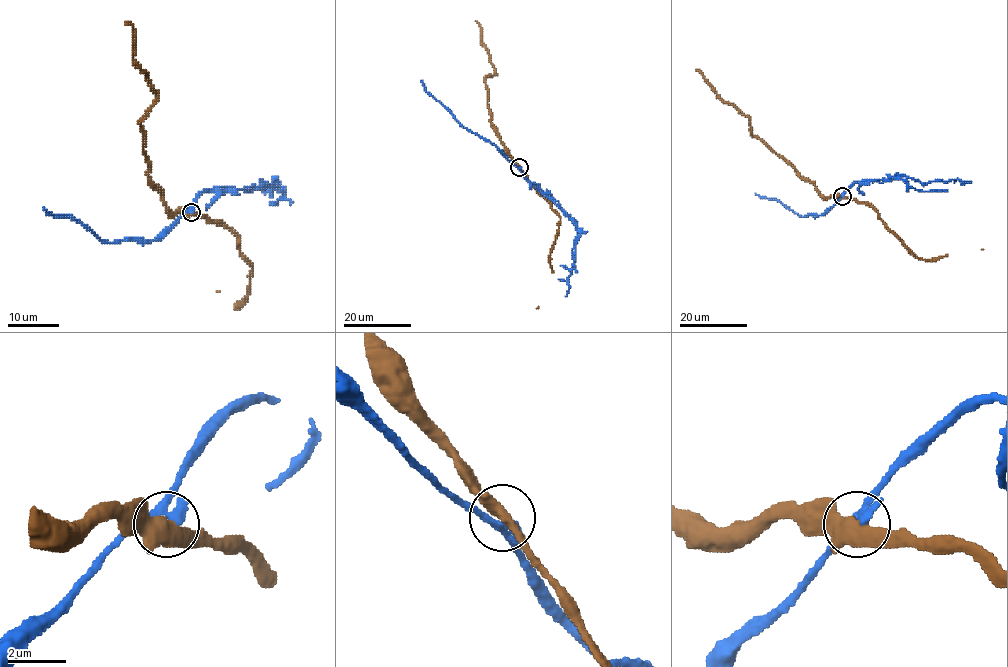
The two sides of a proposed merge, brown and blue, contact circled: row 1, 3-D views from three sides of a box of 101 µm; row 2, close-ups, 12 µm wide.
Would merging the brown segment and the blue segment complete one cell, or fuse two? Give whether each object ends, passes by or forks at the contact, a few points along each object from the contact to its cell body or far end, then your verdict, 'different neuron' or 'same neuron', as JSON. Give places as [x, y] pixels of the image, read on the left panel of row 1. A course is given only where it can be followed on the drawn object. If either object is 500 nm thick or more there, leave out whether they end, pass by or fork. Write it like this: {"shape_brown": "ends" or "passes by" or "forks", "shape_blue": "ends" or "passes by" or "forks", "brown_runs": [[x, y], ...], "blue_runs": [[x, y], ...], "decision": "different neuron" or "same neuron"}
{"shape_brown": "forks", "shape_blue": "passes by", "brown_runs": [[190, 212], [173, 213], [150, 178], [141, 121], [156, 93], [133, 58], [133, 27], [124, 21]], "blue_runs": [[192, 212], [195, 199], [208, 190], [251, 191], [278, 184], [272, 192], [263, 186], [260, 190]], "decision": "different neuron"}

